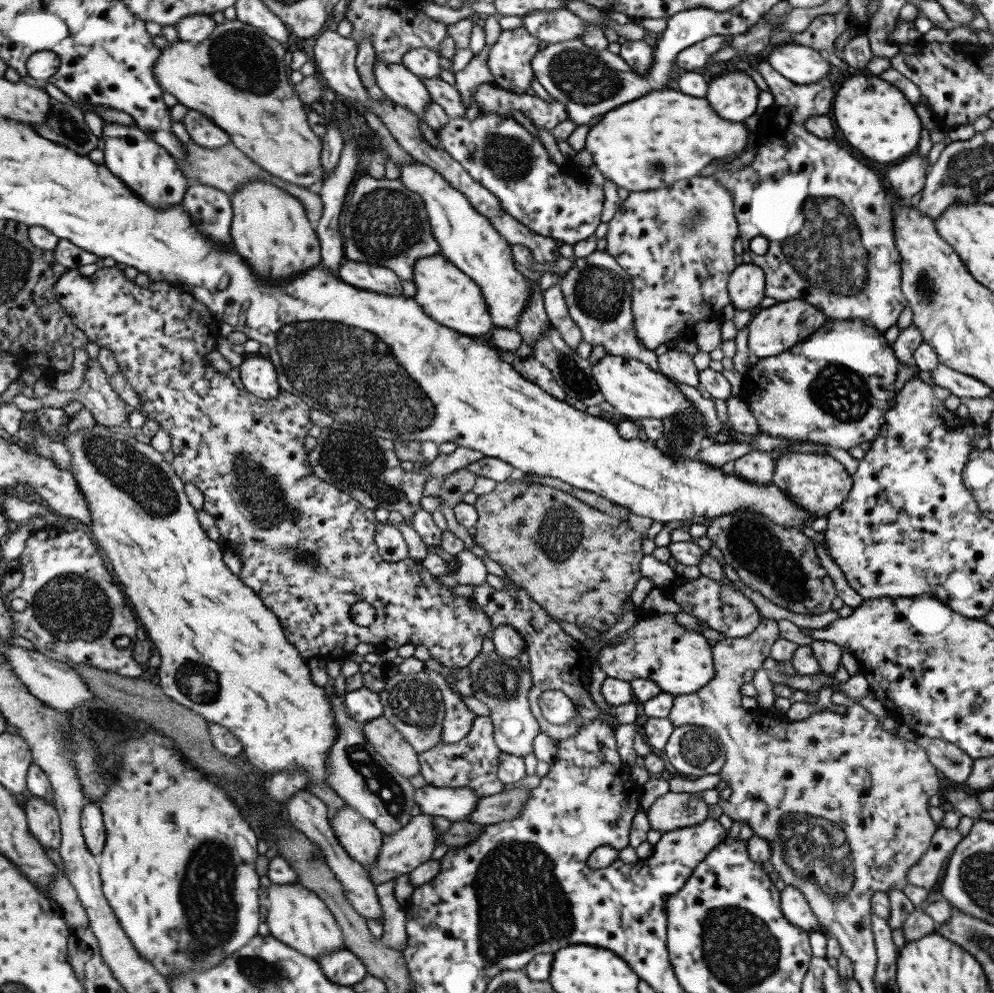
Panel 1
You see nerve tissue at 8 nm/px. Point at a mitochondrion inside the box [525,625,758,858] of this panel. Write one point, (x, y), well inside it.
(698, 748)

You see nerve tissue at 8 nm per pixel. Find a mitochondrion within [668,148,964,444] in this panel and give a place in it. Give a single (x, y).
(828, 225)

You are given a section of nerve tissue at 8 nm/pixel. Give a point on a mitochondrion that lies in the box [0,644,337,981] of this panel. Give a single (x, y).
(208, 896)

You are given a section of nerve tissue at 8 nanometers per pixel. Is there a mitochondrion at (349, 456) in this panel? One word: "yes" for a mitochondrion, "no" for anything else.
yes

